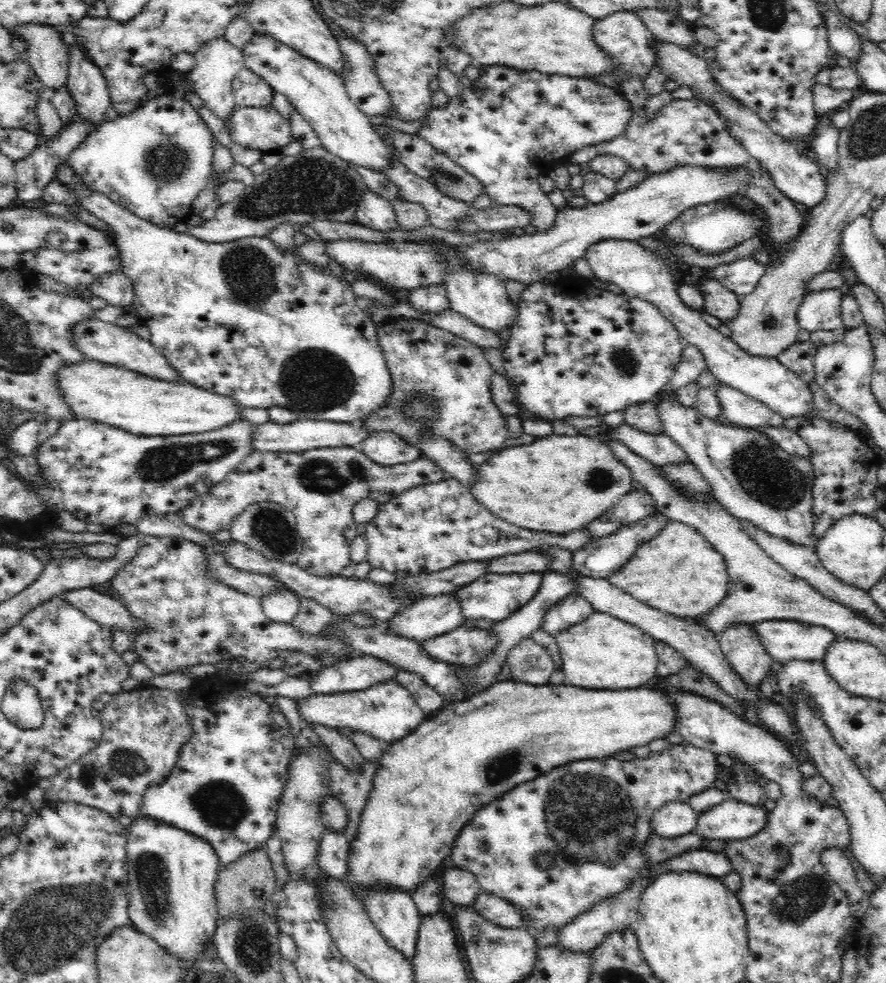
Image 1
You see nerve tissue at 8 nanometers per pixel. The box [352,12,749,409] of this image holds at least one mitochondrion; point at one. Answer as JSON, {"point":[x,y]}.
{"point":[625,358]}

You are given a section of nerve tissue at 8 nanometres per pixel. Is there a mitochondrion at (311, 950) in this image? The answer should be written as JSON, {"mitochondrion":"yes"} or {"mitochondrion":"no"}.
{"mitochondrion":"no"}

